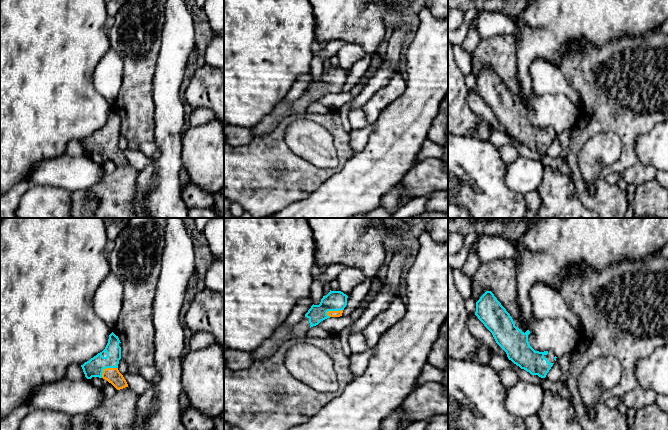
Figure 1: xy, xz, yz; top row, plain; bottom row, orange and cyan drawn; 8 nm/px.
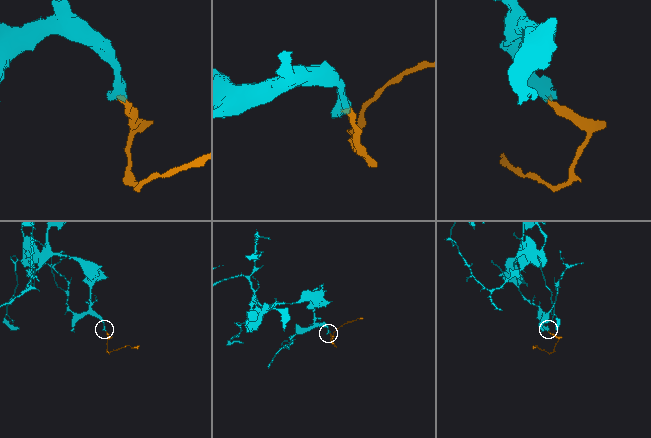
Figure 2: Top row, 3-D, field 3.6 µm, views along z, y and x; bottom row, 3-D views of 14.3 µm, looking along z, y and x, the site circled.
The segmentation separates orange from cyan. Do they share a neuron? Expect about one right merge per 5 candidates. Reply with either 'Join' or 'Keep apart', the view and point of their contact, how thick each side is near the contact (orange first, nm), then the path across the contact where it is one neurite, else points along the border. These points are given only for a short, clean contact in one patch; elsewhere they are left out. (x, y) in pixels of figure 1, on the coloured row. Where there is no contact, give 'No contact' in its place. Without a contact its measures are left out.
Join. Touches orange at xy (106, 368). Thickness 120 nm (orange) against 150 nm. Path across: xy (112, 375), (106, 368), (94, 367)

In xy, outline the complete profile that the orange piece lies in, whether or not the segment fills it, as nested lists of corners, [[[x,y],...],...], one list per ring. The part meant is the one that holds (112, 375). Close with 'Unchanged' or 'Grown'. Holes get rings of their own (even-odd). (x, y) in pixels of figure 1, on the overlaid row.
[[[113,332],[109,335],[105,349],[81,365],[85,377],[99,377],[107,380],[117,390],[128,387],[126,380],[118,370],[121,359],[121,342]]]. Grown

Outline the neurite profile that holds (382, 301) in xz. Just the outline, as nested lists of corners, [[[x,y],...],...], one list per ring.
[[[411,237],[403,239],[404,249],[394,253],[388,263],[388,272],[383,281],[382,291],[375,297],[369,306],[363,311],[362,315],[353,323],[348,331],[348,335],[361,332],[379,313],[386,310],[394,297],[398,293],[399,280],[401,277],[404,262],[408,253],[415,247],[415,240]]]

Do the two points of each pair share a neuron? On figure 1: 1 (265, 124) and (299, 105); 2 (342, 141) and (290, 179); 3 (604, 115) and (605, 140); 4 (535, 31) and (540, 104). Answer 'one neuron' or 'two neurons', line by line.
1: one neuron
2: one neuron
3: two neurons
4: one neuron

